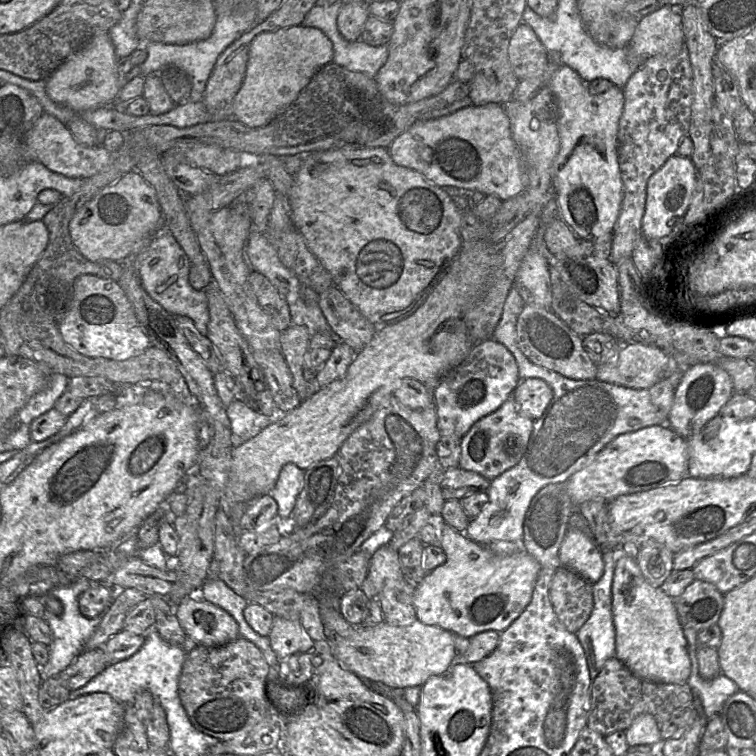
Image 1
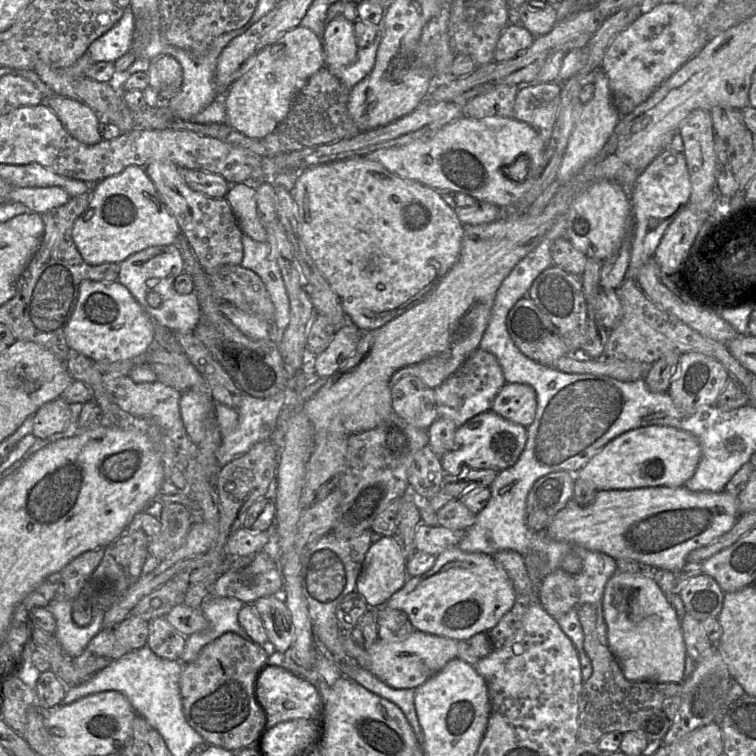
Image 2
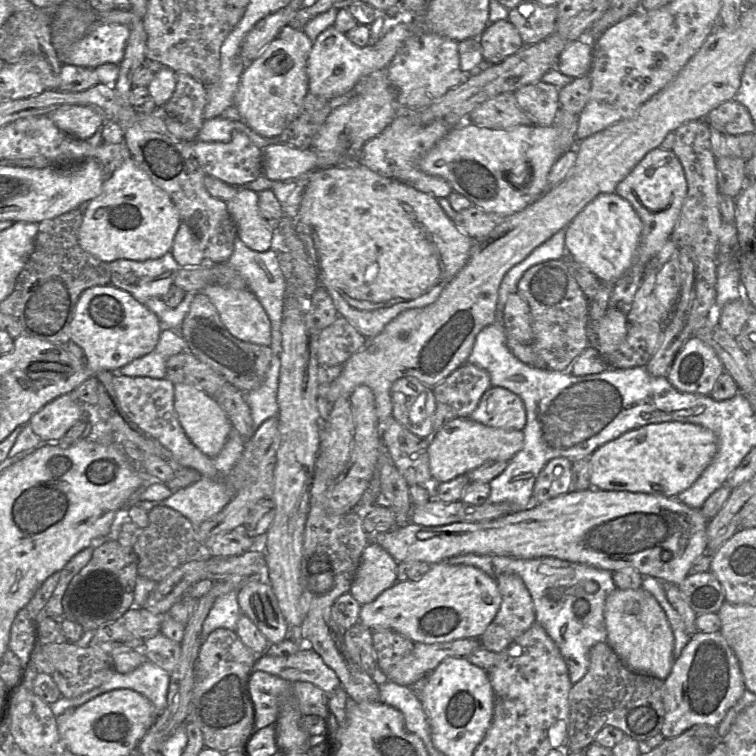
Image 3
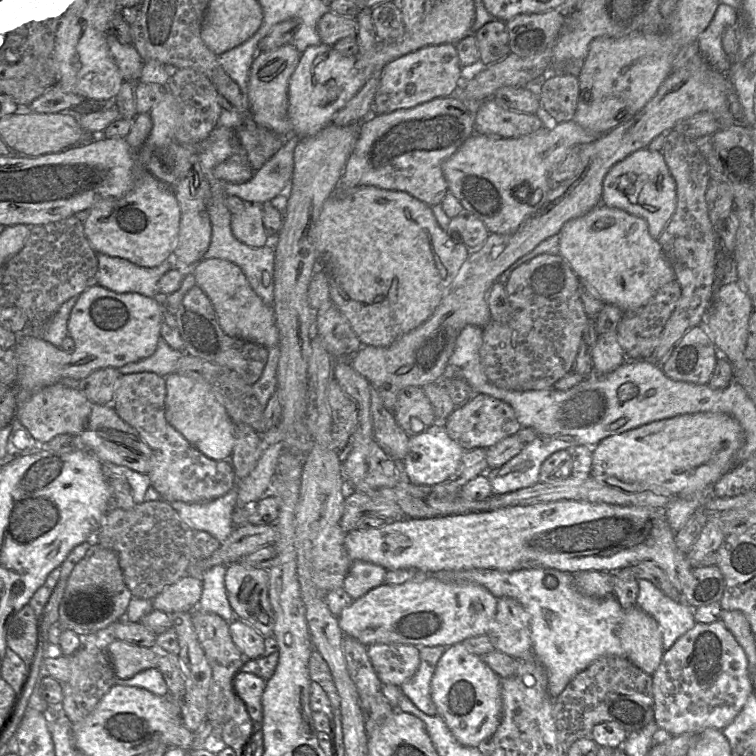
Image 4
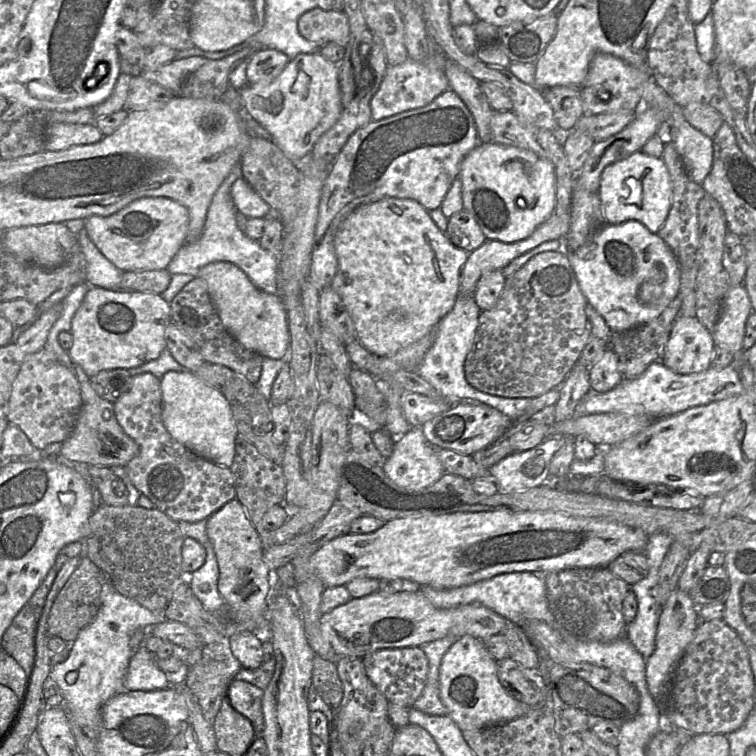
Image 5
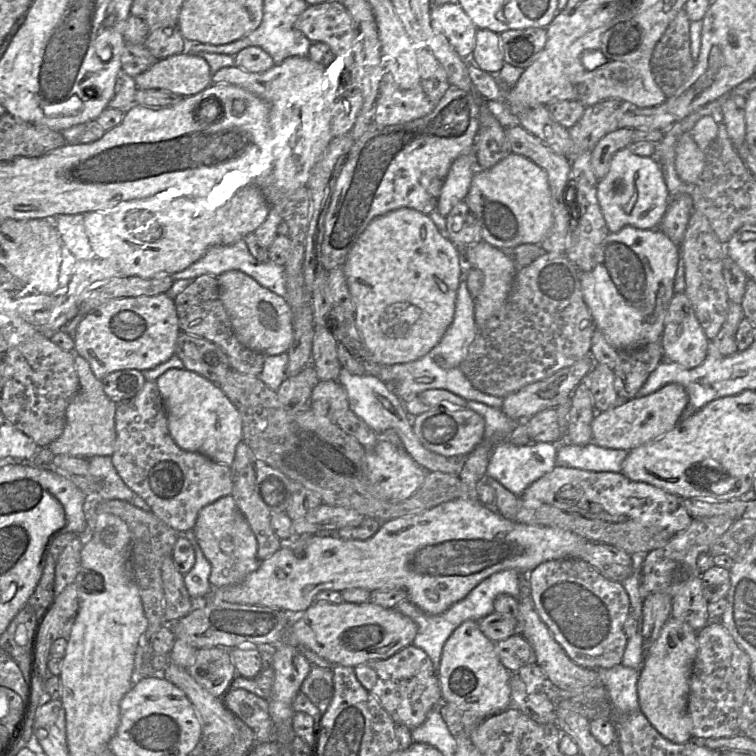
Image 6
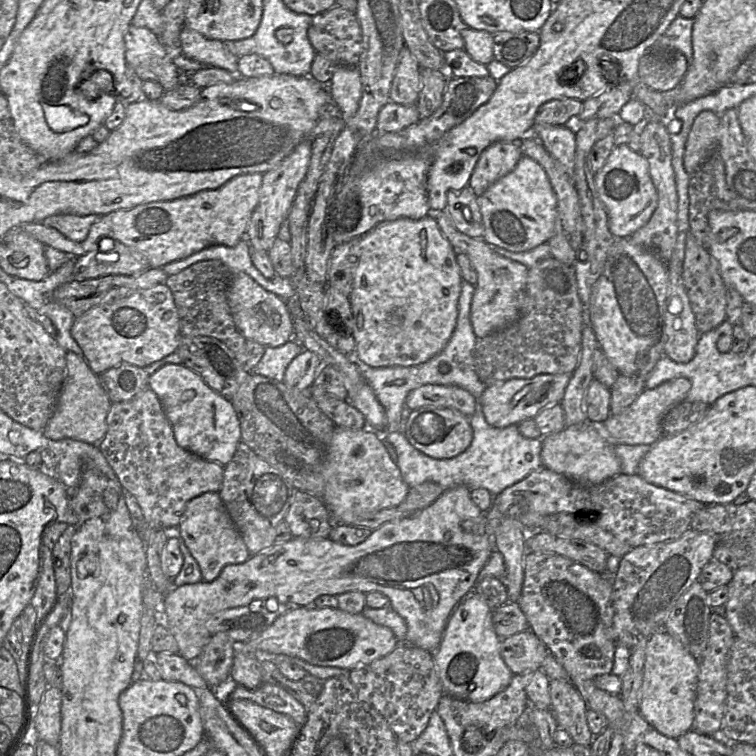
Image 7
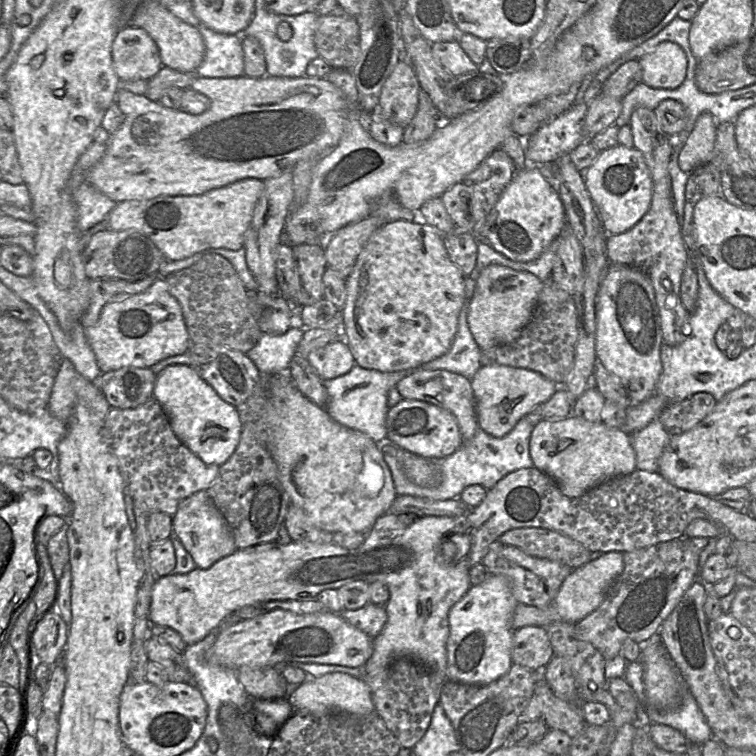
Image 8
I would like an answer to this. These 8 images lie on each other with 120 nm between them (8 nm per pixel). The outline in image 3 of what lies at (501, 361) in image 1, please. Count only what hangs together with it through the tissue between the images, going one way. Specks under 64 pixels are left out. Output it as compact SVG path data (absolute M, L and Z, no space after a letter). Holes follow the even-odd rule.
M466 362L432 390L437 403L450 405L456 417L469 418L483 394L491 387L488 372Z

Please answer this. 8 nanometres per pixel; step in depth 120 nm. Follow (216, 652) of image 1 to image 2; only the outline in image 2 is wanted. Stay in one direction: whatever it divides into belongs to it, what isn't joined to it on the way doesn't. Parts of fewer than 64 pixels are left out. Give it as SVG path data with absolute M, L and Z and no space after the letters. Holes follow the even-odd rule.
M232 632L222 634L204 646L193 662L183 664L180 693L184 716L207 745L231 752L258 745L267 727L255 688L257 678L267 664L268 655L260 645Z

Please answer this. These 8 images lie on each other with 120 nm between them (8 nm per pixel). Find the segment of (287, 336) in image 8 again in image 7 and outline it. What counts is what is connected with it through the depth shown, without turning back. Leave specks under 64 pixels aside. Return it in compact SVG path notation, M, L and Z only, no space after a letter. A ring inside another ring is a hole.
M295 339L279 347L266 347L263 357L252 373L281 382L289 364L302 350L305 349Z

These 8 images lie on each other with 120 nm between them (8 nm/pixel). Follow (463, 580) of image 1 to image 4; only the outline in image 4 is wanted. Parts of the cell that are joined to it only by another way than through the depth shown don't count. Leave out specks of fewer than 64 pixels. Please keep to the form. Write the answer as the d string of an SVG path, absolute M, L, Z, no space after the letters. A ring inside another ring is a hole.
M429 575L422 581L382 584L342 610L337 617L343 634L365 646L376 643L445 646L485 635L496 613L498 599L476 583L450 583Z

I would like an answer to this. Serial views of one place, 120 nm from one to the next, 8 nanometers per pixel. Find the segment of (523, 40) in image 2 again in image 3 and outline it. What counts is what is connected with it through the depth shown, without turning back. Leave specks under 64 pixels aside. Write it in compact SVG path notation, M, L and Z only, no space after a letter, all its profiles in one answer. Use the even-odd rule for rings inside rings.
M508 20L489 23L479 42L484 66L500 63L524 46L518 30Z

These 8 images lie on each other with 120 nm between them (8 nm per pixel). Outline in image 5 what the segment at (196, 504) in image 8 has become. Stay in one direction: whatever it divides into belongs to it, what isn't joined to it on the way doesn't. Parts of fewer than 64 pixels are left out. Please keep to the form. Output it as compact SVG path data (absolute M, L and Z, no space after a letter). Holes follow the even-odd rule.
M237 498L228 501L206 519L206 533L218 561L219 593L226 603L250 612L258 626L266 626L268 601L272 598L271 569L263 557L261 537Z

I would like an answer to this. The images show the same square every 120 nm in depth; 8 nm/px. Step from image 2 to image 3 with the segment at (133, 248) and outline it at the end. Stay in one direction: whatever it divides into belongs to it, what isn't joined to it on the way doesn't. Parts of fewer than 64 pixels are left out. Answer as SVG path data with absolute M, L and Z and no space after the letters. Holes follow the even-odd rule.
M130 157L107 176L101 196L89 202L79 230L79 244L107 263L118 259L157 259L171 250L181 221L169 195Z

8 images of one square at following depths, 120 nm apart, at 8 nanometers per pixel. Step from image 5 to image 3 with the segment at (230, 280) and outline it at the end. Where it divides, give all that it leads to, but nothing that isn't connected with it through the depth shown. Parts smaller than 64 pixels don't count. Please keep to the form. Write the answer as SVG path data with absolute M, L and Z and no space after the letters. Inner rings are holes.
M211 285L202 293L215 305L222 323L234 337L258 345L271 345L270 319L249 289Z

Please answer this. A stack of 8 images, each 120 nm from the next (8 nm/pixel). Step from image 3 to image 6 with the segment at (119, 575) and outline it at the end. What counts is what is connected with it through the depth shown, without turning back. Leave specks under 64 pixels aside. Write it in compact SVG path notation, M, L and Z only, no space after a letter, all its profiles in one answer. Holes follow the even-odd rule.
M77 580L65 587L54 598L45 615L37 625L35 673L46 678L50 646L58 638L68 639L79 608L79 587Z

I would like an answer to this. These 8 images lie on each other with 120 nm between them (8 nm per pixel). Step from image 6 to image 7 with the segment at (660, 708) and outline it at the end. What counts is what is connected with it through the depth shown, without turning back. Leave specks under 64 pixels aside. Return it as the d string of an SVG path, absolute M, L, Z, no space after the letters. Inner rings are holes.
M666 631L648 638L639 712L659 733L673 739L692 730L699 676L696 658Z

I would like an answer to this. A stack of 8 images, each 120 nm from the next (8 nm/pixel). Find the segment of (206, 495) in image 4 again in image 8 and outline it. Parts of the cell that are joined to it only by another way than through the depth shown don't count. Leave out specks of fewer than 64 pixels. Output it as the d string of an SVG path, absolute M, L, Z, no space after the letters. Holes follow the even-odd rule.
M154 397L136 408L111 407L101 435L118 460L126 492L133 500L144 502L149 512L174 516L181 500L207 490L218 477L219 466L203 462L177 438Z

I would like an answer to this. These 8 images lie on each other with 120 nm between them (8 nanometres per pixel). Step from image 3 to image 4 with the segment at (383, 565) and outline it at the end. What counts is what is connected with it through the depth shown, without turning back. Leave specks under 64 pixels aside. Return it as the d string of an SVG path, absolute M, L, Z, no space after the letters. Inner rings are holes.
M361 560L353 561L342 589L353 600L357 600L373 588L382 585L386 572L382 566Z

